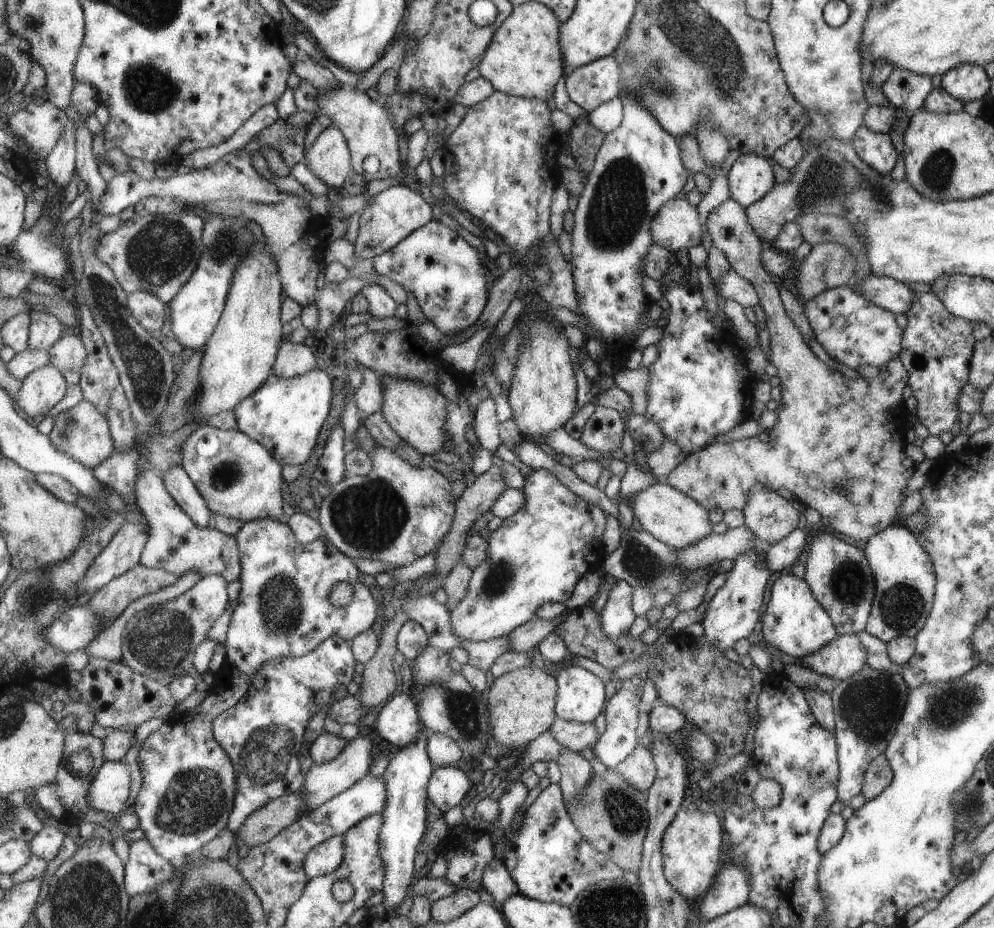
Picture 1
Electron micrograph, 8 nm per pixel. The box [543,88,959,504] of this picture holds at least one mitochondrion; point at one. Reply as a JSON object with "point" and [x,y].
{"point":[618,205]}

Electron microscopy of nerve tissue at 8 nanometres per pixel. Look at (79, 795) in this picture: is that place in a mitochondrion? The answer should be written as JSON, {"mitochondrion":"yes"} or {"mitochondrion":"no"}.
{"mitochondrion":"no"}

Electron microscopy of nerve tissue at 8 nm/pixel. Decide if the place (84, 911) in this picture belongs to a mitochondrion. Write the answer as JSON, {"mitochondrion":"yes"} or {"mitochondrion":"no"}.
{"mitochondrion":"yes"}

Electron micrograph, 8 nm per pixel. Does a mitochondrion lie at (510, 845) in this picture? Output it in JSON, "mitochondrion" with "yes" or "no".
{"mitochondrion":"no"}

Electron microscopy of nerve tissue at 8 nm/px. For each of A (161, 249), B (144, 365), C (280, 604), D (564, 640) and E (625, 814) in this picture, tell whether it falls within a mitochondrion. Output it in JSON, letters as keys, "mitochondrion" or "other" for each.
{"A":"mitochondrion","B":"mitochondrion","C":"mitochondrion","D":"other","E":"mitochondrion"}

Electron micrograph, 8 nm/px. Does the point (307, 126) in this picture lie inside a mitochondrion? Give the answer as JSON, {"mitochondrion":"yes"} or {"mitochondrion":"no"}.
{"mitochondrion":"no"}

